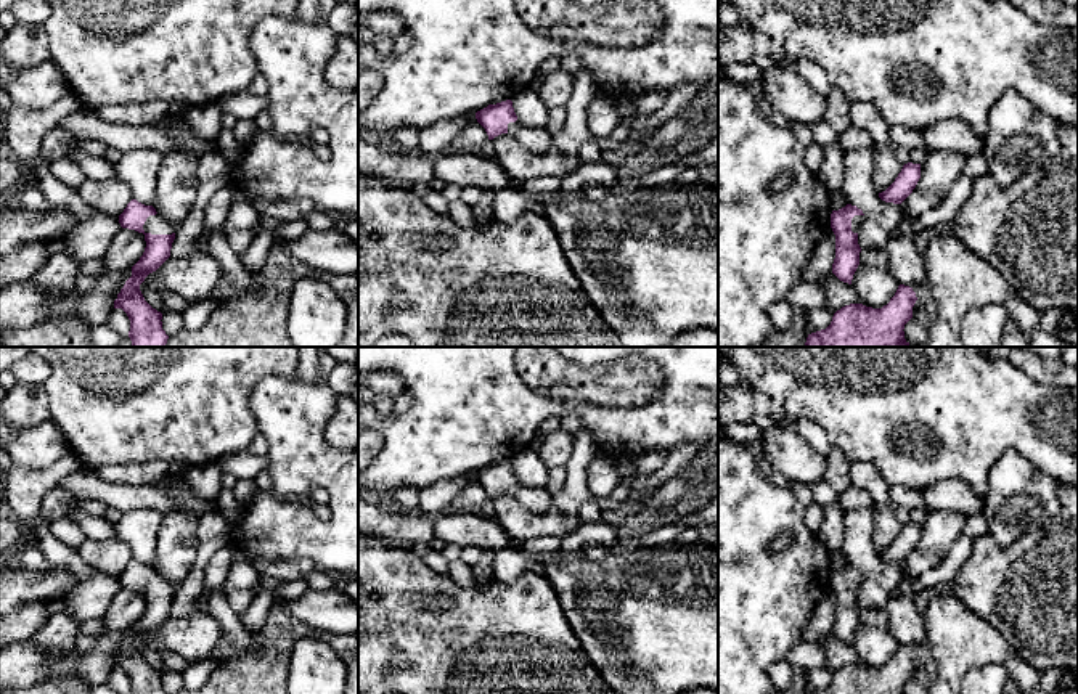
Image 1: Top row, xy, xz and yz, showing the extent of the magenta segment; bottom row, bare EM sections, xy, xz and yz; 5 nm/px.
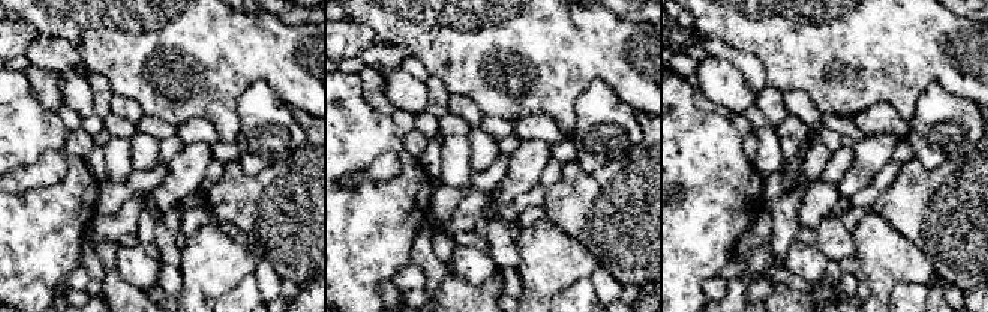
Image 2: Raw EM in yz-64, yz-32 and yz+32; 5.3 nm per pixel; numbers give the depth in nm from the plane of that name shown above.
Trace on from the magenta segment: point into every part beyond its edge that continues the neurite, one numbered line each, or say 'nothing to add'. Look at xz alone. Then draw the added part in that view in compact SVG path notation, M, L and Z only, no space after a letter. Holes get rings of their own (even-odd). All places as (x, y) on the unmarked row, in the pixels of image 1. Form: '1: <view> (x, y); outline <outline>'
1: xz (538, 500); outline M509 482L508 493L511 493L522 506L530 511L543 512L551 508L551 493L546 488L527 487L522 482Z

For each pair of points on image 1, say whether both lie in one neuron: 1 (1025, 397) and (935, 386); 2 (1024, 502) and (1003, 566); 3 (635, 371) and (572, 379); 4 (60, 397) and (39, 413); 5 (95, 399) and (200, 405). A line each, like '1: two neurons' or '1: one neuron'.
1: one neuron
2: two neurons
3: one neuron
4: two neurons
5: one neuron

